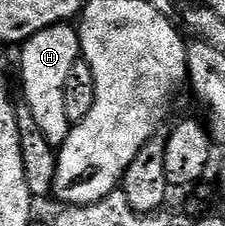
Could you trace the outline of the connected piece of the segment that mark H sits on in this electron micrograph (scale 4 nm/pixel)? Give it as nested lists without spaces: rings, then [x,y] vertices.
[[[58,23],[55,27],[49,27],[44,29],[40,33],[31,35],[25,43],[21,44],[20,51],[22,51],[22,91],[20,87],[20,95],[24,98],[24,105],[32,113],[32,117],[36,117],[36,126],[40,128],[40,133],[44,133],[44,137],[48,137],[48,141],[55,149],[61,148],[63,141],[68,137],[72,124],[68,121],[68,113],[64,109],[64,85],[68,85],[68,72],[72,70],[72,65],[80,58],[80,52],[82,49],[82,43],[78,40],[77,30],[73,26]]]

